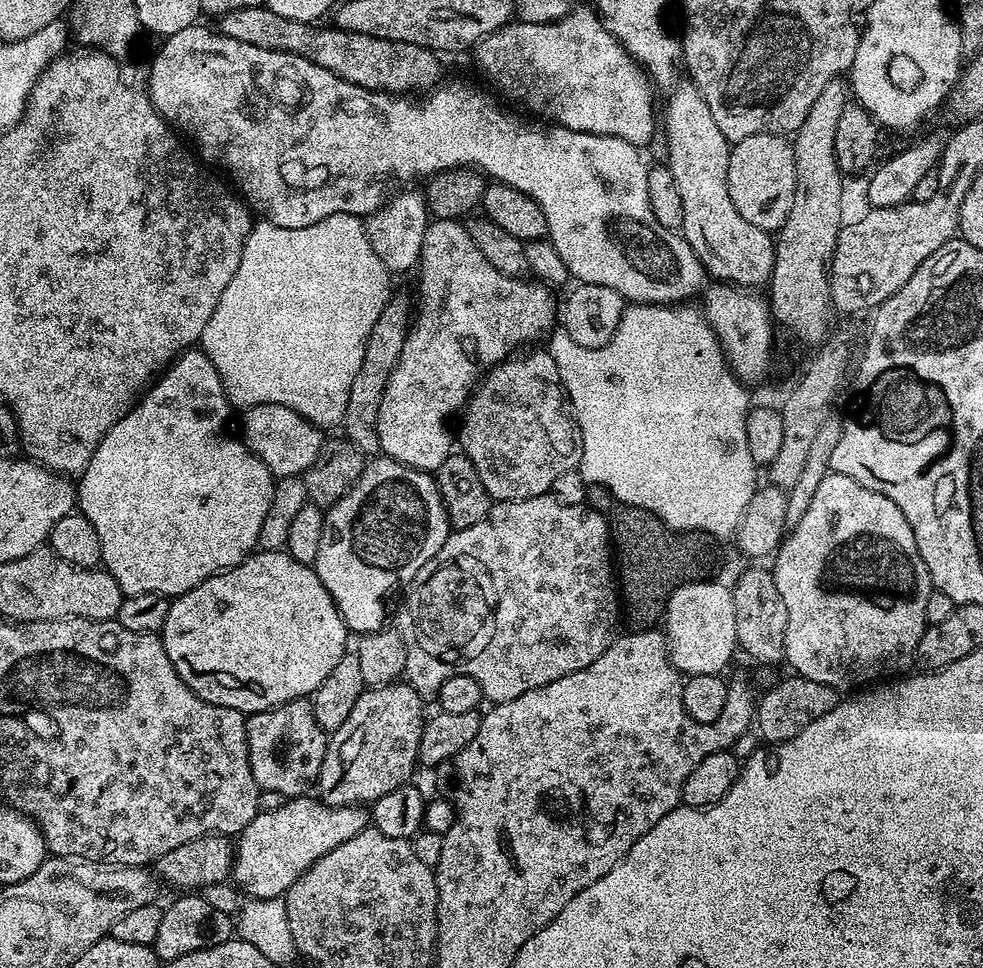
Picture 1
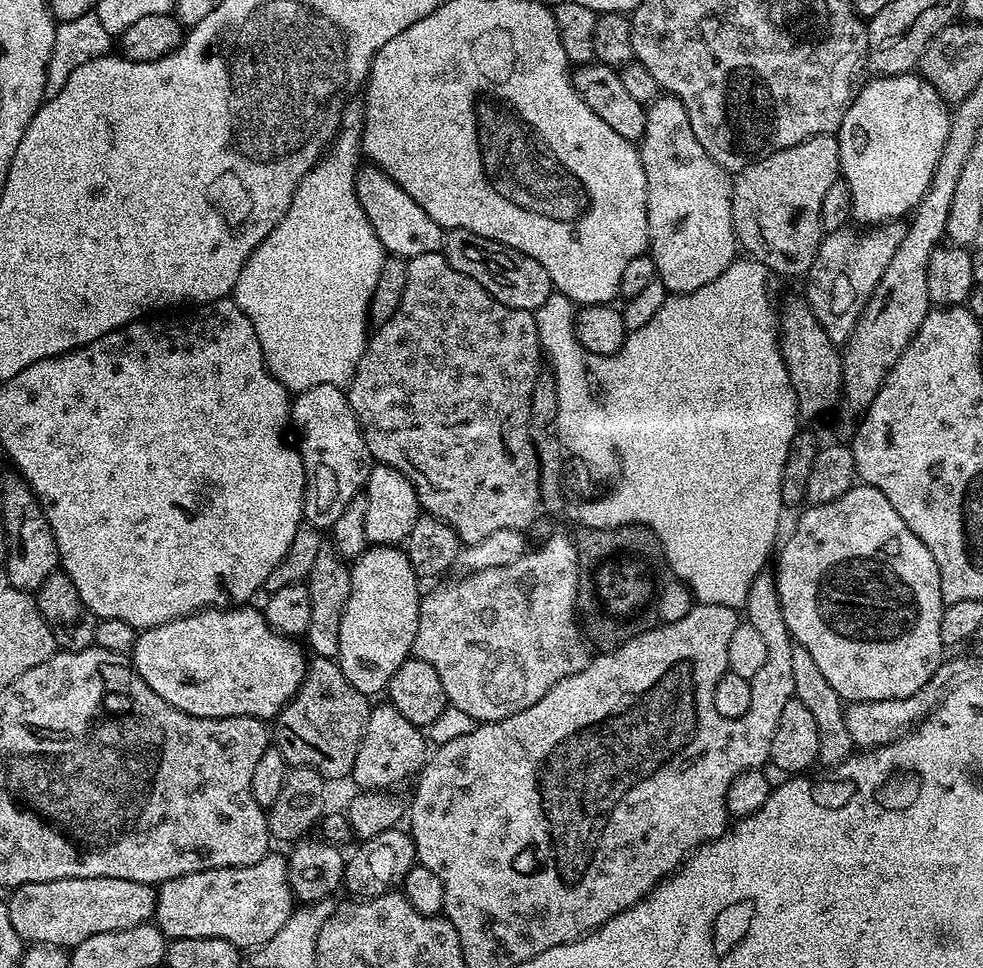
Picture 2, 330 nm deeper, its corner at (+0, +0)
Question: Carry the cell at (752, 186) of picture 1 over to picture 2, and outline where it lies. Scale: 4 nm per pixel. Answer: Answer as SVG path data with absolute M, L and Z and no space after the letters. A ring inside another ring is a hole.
M832 134L772 152L739 169L732 181L732 225L737 245L769 273L803 277L822 239L822 198L839 176L840 142Z

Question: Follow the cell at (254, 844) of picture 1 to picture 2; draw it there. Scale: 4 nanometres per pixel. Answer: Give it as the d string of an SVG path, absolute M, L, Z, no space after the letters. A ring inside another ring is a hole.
M283 855L263 856L254 866L211 868L179 876L159 885L154 923L169 941L178 938L226 938L234 947L258 950L294 911L288 862Z

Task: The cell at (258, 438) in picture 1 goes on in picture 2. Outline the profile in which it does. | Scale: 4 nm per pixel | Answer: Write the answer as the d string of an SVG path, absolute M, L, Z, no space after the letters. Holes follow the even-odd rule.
M323 384L322 386L310 386L310 390L306 390L305 392L295 393L294 399L290 404L290 424L294 429L294 432L296 428L297 441L295 440L295 443L298 445L298 451L302 458L302 462L304 463L304 473L306 474L306 486L304 487L304 520L307 521L307 523L313 524L315 528L321 530L331 529L332 524L338 522L338 514L342 514L342 510L346 505L348 505L361 489L363 489L364 485L368 483L368 475L370 474L370 470L374 463L370 450L364 441L364 436L360 432L360 423L356 421L356 415L348 401L347 391L345 391L344 388L339 388L333 384Z

